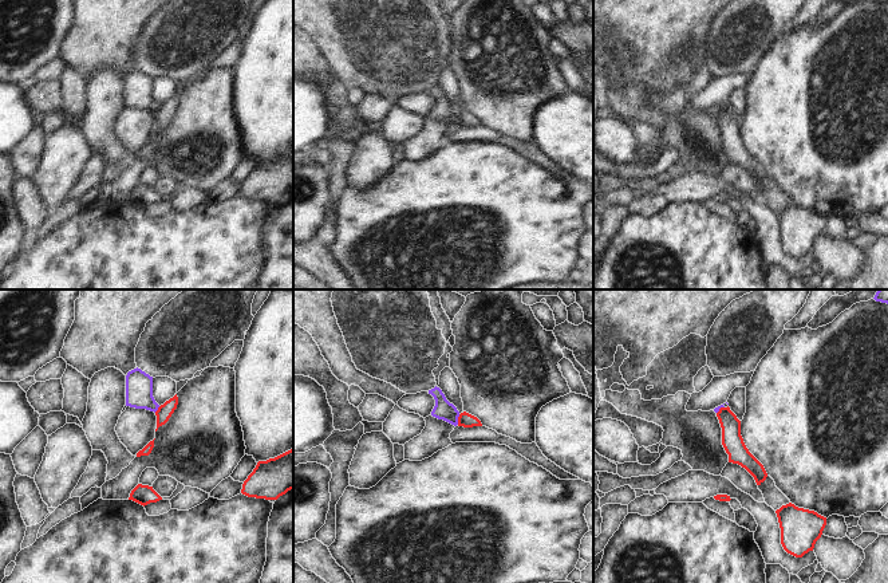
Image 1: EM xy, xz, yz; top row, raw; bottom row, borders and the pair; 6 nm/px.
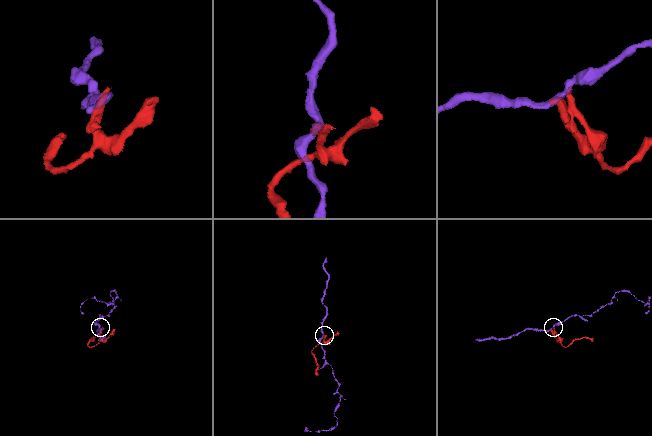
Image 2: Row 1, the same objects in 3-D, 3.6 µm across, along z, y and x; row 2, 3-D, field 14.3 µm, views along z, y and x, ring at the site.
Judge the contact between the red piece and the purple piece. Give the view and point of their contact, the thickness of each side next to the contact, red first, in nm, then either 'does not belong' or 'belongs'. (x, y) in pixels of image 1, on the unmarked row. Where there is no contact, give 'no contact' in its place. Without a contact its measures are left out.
xz (458, 119) | 90/120 nm | does not belong

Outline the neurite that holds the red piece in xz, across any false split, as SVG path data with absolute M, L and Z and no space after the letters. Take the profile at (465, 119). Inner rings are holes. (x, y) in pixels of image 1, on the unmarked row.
M463 111L458 117L458 126L473 127L473 126L482 126L482 123L477 117Z

